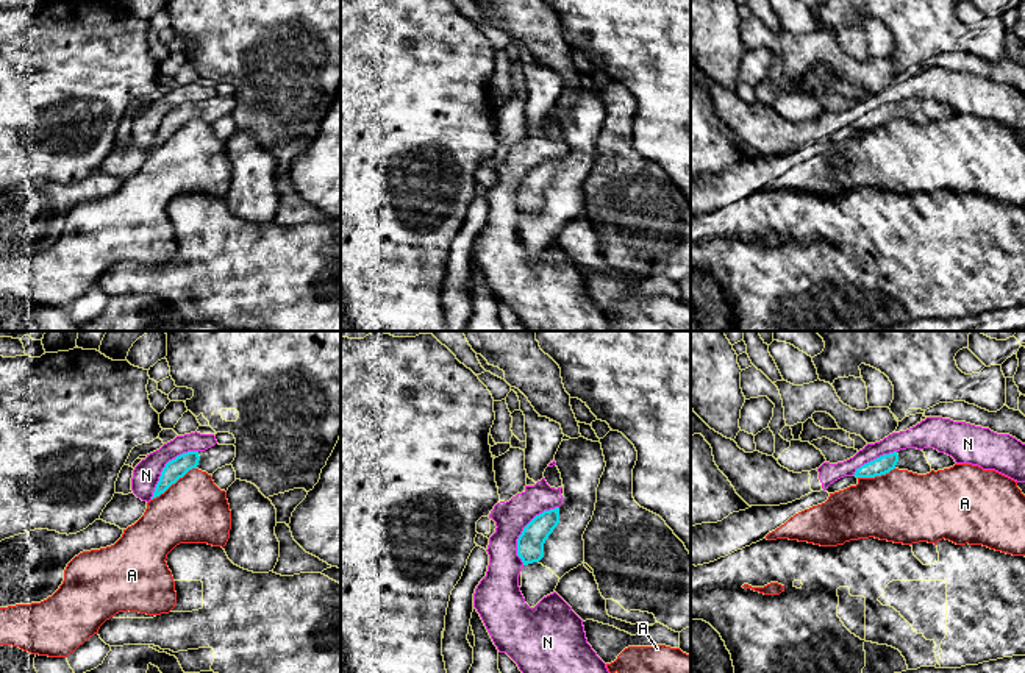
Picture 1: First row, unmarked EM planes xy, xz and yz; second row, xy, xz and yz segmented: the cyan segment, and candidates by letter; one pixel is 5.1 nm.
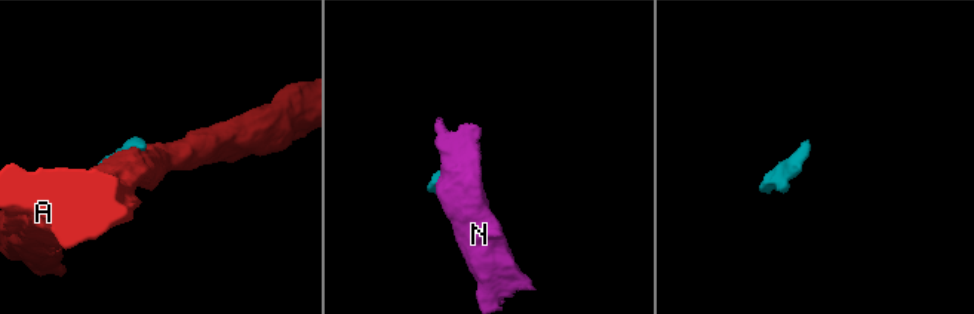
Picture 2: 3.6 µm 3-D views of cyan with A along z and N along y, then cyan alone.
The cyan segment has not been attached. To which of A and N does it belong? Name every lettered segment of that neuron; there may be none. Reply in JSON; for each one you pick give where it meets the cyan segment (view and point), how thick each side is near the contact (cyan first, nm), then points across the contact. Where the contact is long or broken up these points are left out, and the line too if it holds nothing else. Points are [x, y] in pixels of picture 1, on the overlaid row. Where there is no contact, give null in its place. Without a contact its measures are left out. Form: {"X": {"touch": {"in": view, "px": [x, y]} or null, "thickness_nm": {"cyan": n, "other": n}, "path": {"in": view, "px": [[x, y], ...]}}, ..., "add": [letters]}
{"add": []}

